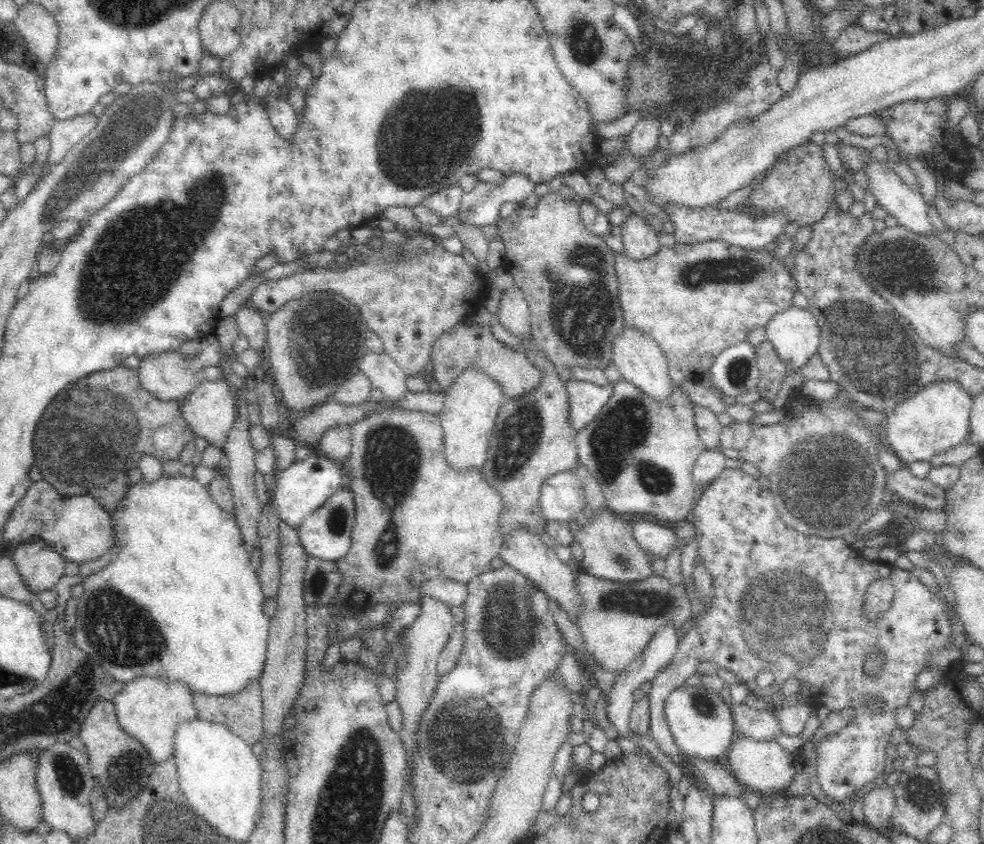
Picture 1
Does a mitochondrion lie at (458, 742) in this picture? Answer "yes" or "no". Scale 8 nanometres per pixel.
yes

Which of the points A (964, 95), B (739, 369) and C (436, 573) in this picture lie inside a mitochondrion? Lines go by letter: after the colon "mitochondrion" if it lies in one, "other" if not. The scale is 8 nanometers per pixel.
A: other
B: mitochondrion
C: other

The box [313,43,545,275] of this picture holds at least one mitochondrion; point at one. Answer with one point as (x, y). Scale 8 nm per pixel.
(453, 131)

